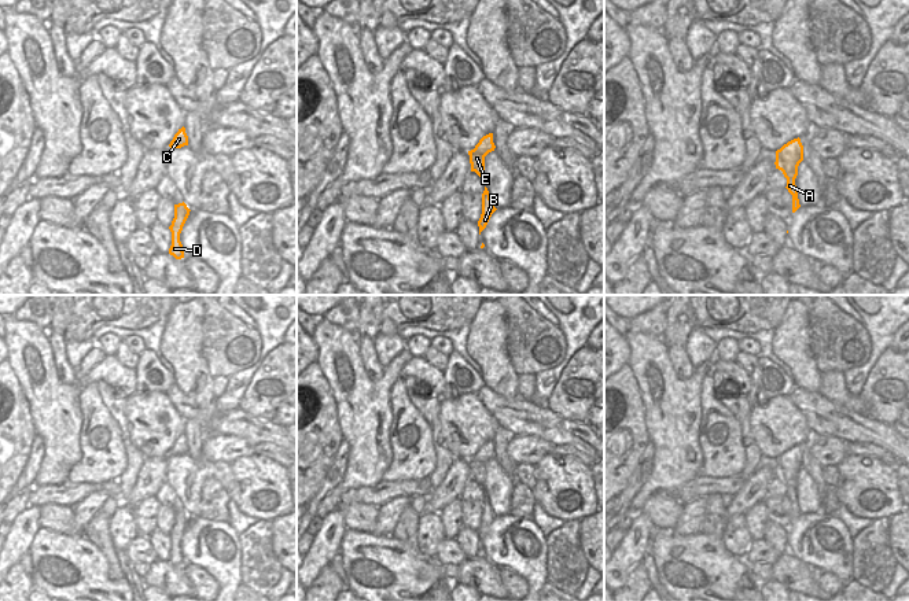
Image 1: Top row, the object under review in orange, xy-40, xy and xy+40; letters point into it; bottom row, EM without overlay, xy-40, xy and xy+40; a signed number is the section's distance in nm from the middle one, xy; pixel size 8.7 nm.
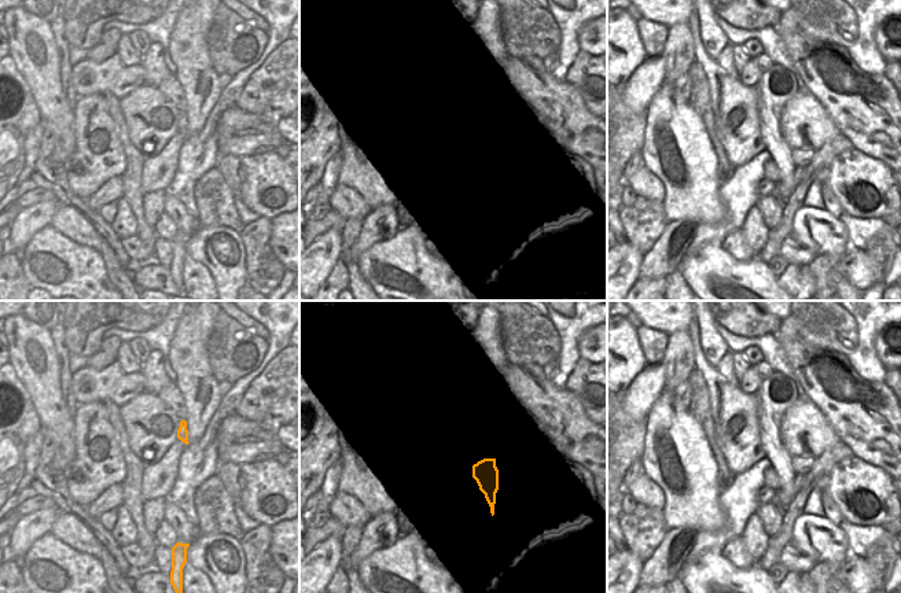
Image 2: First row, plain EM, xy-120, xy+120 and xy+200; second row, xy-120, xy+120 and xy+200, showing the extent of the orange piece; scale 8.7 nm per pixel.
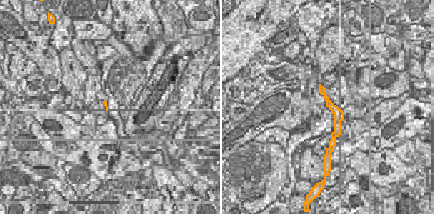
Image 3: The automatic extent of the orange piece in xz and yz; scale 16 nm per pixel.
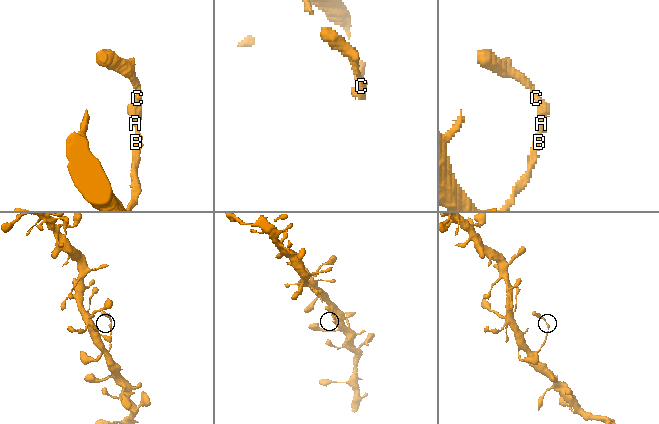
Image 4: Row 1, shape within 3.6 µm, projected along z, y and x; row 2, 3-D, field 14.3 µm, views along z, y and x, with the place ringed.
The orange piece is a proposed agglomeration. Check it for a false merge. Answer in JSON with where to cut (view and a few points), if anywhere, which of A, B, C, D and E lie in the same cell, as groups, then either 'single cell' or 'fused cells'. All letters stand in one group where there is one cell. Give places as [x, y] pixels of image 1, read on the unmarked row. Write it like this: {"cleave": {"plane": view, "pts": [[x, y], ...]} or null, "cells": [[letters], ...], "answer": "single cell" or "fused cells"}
{"cleave": {"plane": "xy", "pts": [[482, 501], [489, 505]]}, "cells": [["A", "C", "E"], ["B", "D"]], "answer": "fused cells"}

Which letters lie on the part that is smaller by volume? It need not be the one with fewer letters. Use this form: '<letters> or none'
A, C, E

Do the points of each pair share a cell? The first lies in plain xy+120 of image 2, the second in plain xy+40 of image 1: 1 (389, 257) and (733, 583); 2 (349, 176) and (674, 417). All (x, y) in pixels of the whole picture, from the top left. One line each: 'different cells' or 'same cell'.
1: same cell
2: same cell

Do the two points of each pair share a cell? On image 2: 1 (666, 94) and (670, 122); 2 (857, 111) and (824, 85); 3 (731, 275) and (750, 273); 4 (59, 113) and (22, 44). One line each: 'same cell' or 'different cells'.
1: same cell
2: same cell
3: same cell
4: same cell

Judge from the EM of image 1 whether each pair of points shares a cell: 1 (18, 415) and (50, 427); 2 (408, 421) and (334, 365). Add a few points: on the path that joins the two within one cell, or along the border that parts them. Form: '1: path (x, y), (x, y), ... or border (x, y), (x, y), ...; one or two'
1: border (22, 389), (36, 434); two
2: border (400, 378), (390, 395), (389, 441); two

